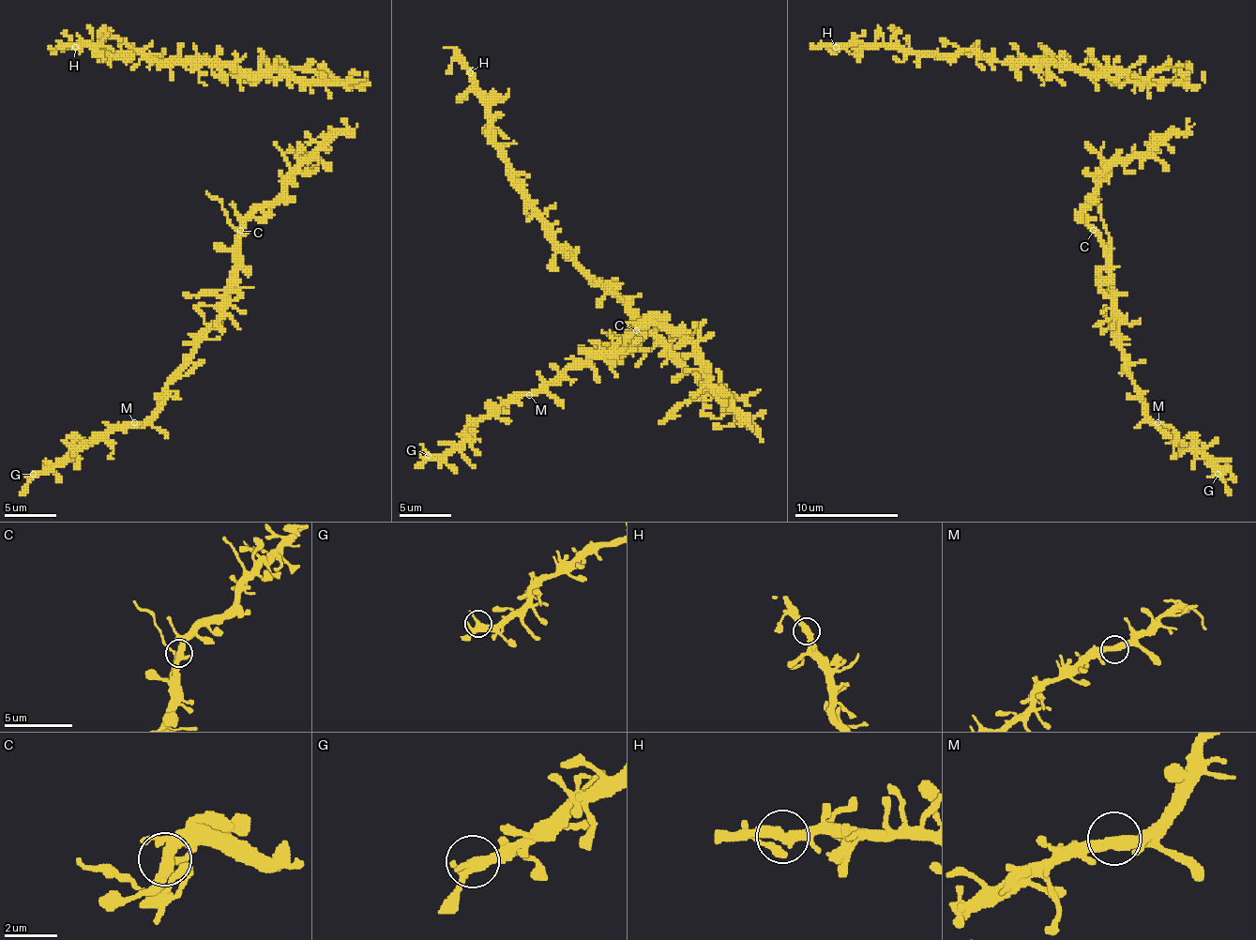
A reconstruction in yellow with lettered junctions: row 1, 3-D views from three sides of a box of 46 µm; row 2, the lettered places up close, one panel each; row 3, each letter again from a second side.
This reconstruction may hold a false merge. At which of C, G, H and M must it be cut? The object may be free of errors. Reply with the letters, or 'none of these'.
none of these

